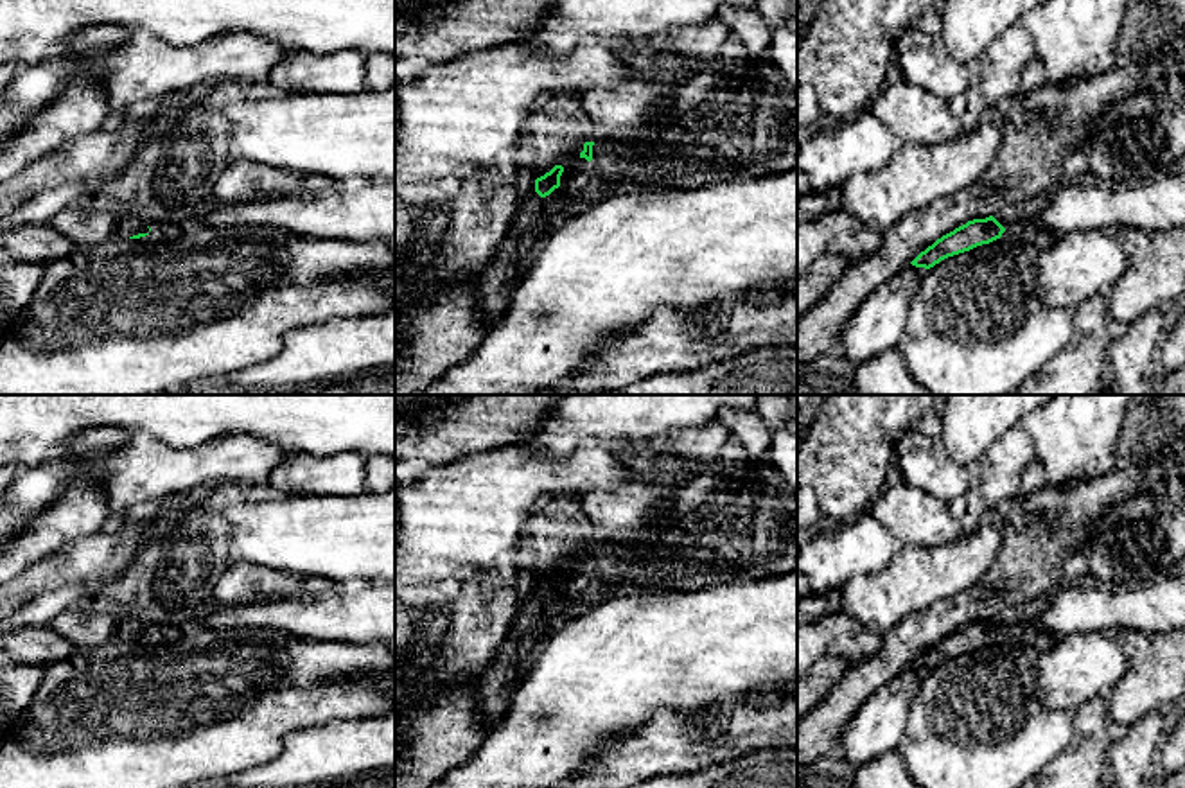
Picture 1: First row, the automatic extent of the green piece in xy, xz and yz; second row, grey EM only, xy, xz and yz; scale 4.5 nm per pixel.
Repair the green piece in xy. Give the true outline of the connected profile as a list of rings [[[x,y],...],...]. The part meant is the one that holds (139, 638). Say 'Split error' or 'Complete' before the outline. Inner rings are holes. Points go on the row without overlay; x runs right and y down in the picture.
Split error. [[[126,617],[117,623],[115,635],[124,641],[140,641],[149,637],[151,630],[138,617]]]

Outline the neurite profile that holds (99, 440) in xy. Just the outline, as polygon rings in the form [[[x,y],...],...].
[[[101,425],[77,433],[66,445],[66,456],[93,458],[126,447],[131,434],[115,427]]]

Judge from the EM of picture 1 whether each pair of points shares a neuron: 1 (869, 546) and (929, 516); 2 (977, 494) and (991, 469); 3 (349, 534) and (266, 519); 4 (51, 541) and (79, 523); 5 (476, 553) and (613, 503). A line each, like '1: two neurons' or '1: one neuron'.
1: two neurons
2: one neuron
3: one neuron
4: one neuron
5: two neurons

